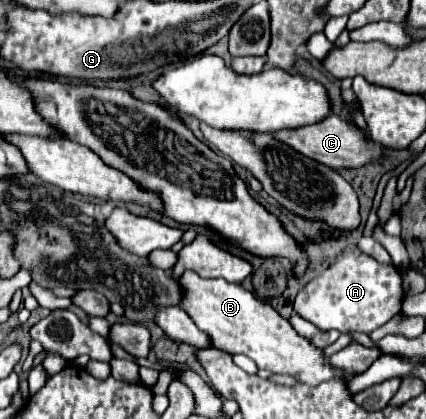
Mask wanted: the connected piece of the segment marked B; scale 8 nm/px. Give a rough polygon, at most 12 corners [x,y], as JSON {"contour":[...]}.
{"contour":[[184,272],[180,308],[212,346],[300,384],[354,374],[268,302]]}

